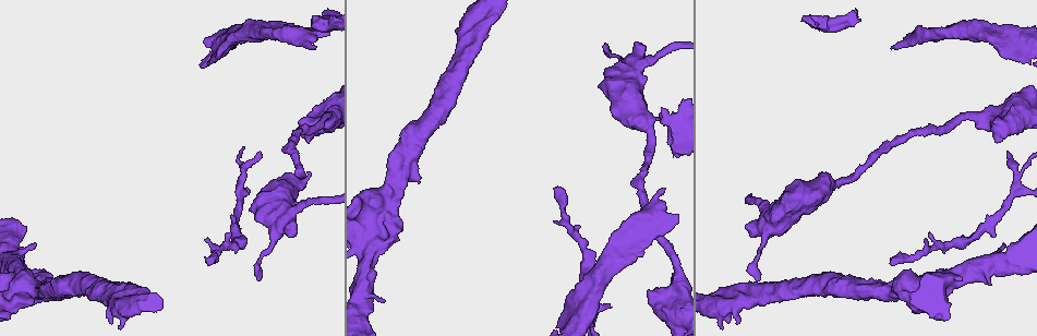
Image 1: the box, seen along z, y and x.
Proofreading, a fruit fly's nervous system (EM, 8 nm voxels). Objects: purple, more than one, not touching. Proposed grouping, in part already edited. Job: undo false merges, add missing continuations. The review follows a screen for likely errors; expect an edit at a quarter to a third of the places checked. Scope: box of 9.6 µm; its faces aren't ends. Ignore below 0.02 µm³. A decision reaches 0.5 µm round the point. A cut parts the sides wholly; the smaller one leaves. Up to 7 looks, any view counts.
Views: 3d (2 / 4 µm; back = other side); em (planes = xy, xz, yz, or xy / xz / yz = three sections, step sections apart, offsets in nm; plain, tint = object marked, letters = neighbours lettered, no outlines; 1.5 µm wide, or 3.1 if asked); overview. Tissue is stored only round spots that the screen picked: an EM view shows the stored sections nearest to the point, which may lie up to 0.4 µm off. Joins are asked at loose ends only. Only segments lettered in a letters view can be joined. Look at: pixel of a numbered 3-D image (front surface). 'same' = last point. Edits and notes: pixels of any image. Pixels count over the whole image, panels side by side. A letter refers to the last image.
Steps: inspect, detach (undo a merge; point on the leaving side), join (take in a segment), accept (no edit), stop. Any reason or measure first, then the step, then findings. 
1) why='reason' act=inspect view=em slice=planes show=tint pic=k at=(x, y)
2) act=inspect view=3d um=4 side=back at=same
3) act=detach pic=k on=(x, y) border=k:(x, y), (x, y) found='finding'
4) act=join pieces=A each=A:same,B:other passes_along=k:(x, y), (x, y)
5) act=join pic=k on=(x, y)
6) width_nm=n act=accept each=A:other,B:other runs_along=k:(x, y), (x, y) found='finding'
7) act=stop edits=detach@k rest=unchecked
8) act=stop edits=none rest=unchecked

why='branch stops here' act=inspect view=em slice=xz step=4 show=tint pic=1 at=(556, 190)

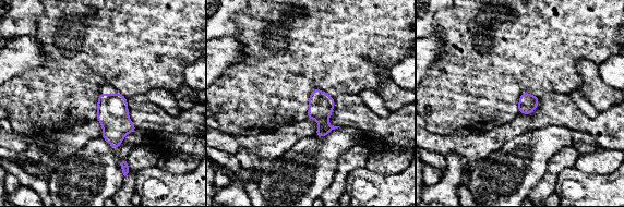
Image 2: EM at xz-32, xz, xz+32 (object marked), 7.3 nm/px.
why='cut it another way' act=inspect view=em slice=planes show=letters at=same

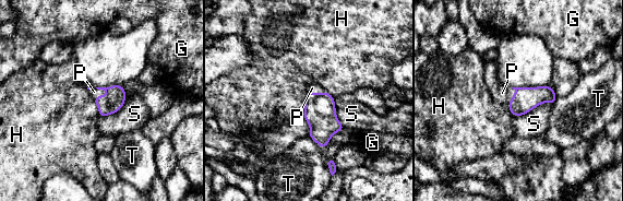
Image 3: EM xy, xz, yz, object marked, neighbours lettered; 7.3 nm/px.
width_nm=180 act=join pieces=P each=G:other,H:other,P:same,S:other,T:other passes_along=3:(114, 103), (102, 95), (94, 92) found='the neuron continues'

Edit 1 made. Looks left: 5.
why='redraw' act=inspect view=overview

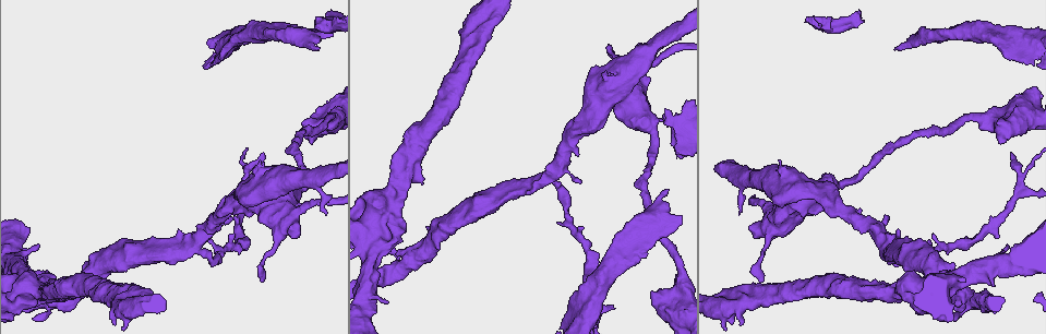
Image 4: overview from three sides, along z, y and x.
why='stops while still wide' act=inspect view=3d um=4 pic=4 at=(423, 182)

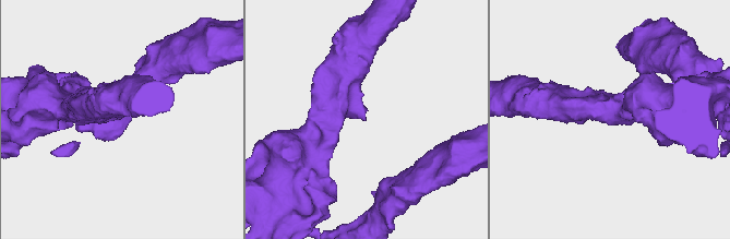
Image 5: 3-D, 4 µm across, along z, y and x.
why='need the tissue' act=inspect view=em slice=planes show=letters pic=5 at=(365, 120)

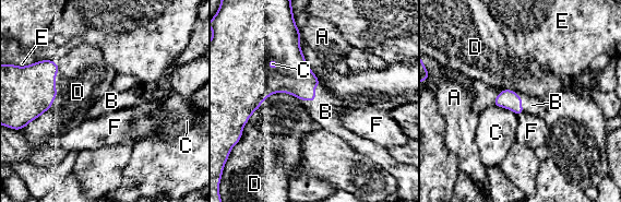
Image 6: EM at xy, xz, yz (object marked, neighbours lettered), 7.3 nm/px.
act=join pieces=B each=A:other,B:same,C:other,D:other,E:other,F:other passes_along=6:(294, 76), (314, 99), (325, 111) found='it goes on there'

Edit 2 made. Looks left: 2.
act=stop edits=join@3,join@6 rest=unchecked

